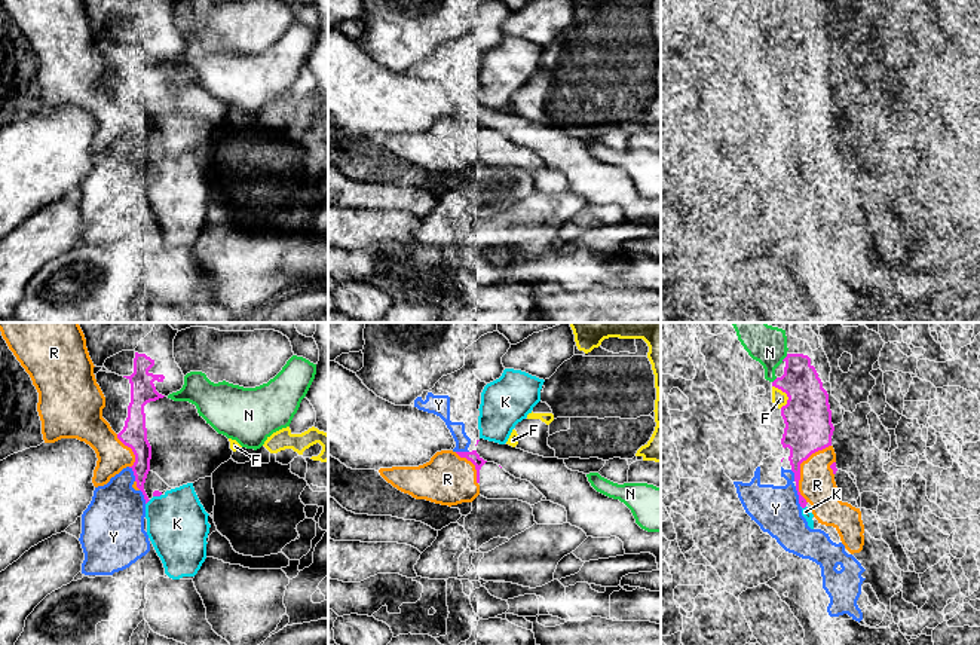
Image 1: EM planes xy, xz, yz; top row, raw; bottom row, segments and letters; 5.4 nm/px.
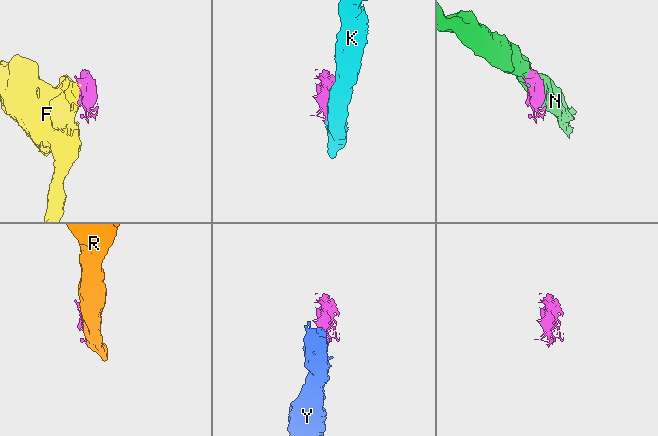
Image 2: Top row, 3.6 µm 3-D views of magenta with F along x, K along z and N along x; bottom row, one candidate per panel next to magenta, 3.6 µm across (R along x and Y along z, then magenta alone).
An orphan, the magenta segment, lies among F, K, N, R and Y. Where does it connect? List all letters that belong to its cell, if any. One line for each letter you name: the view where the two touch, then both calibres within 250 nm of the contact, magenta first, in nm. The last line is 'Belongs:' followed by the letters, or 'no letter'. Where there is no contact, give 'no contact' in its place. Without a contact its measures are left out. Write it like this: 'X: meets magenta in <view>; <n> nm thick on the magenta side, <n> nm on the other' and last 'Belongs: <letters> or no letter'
Belongs: no letter

